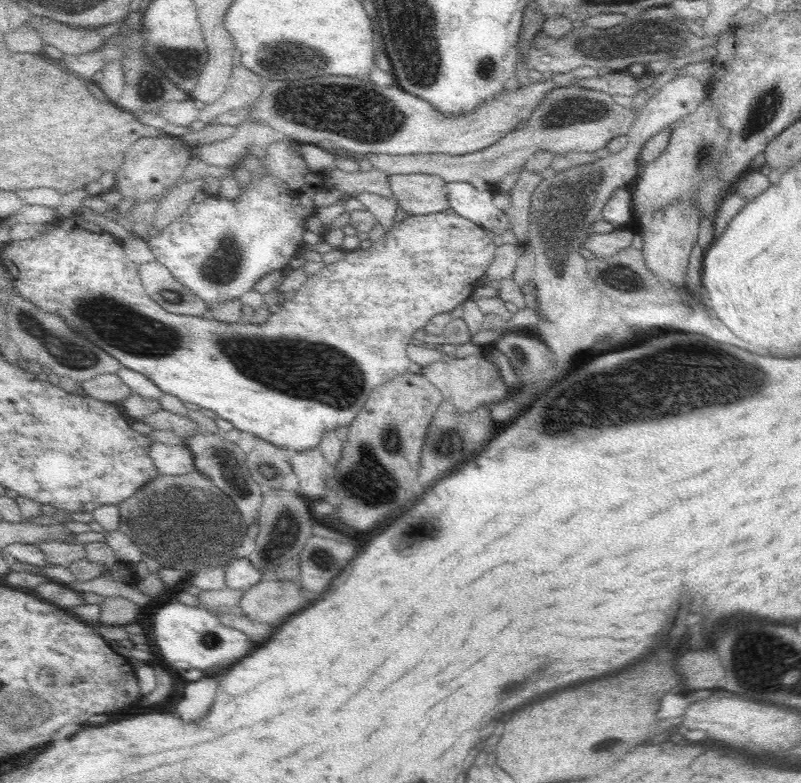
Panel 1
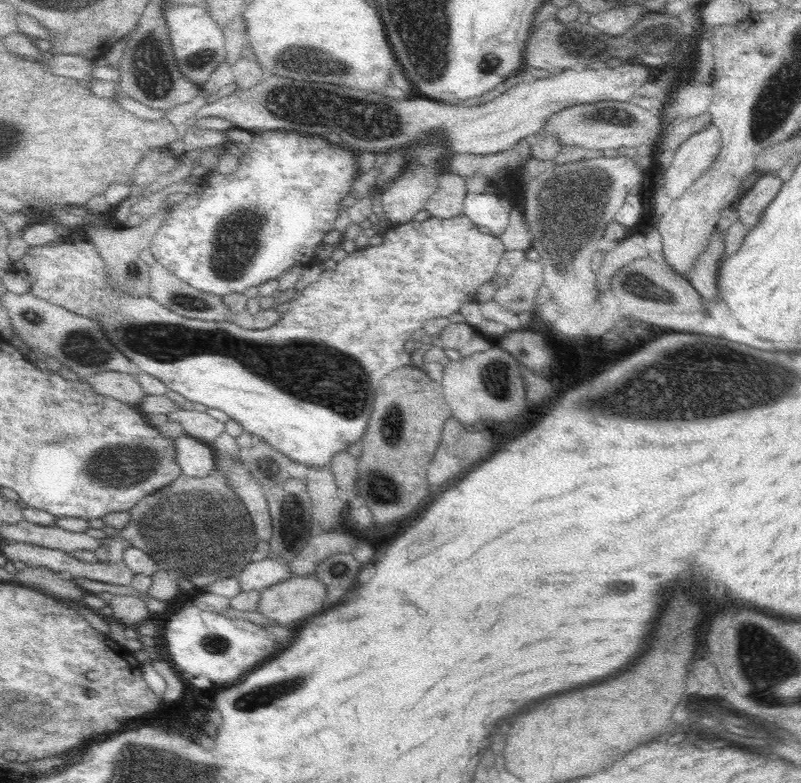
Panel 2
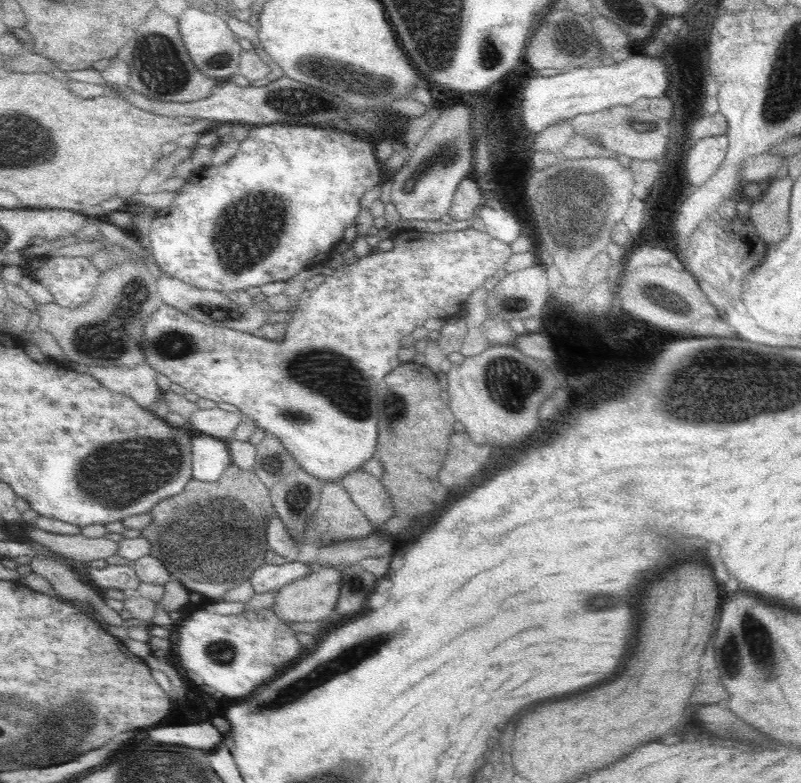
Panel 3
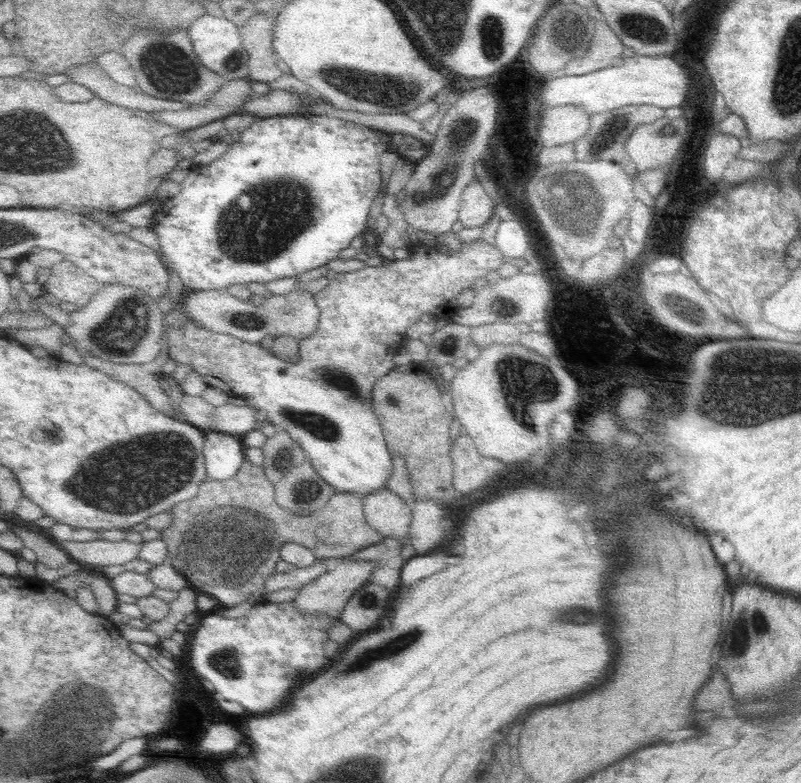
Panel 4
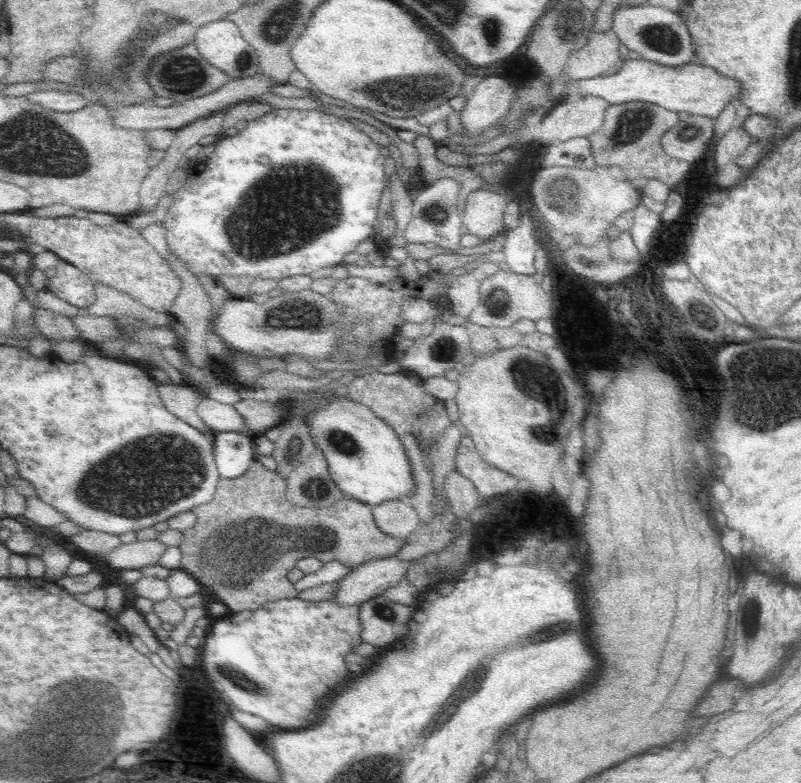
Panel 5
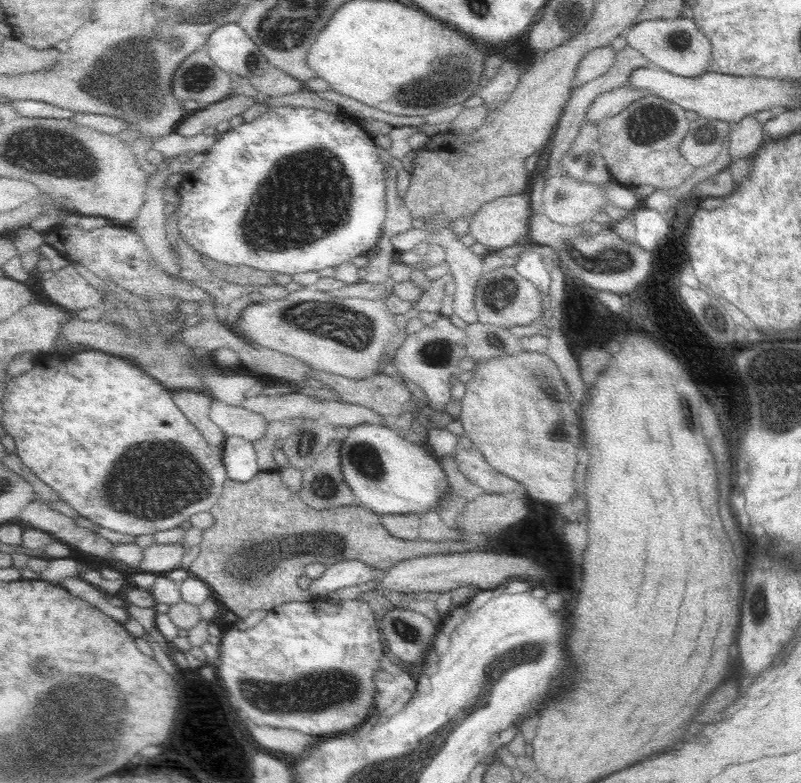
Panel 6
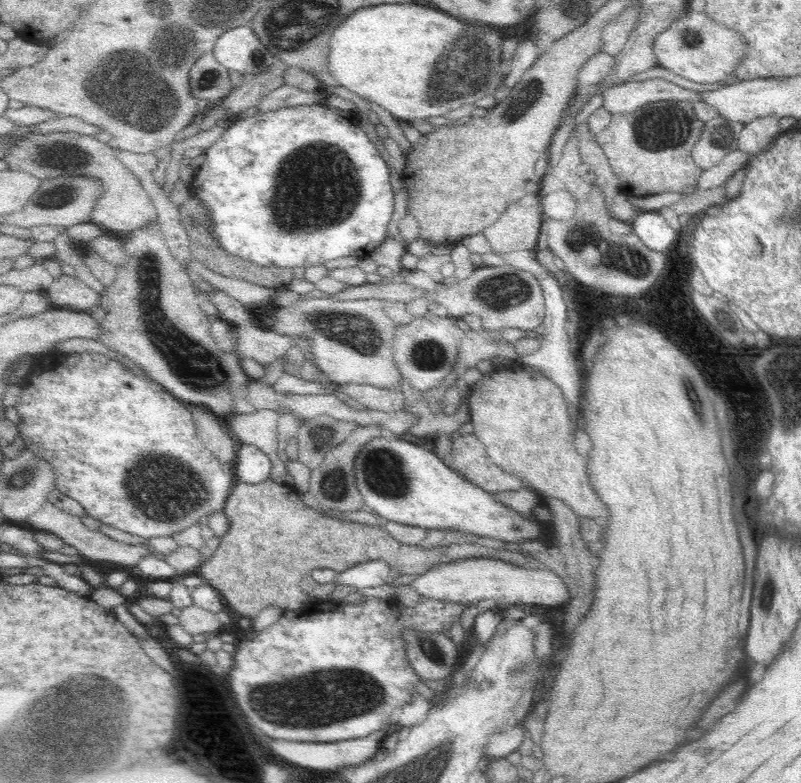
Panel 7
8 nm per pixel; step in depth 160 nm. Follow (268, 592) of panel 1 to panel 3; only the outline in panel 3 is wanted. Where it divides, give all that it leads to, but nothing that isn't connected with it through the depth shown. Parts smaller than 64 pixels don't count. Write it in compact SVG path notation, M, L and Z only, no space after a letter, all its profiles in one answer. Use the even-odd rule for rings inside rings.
M330 565L316 566L304 578L282 586L276 592L274 603L270 608L276 613L276 617L287 623L318 622L330 617L338 601L338 592L340 592L340 571L338 568Z

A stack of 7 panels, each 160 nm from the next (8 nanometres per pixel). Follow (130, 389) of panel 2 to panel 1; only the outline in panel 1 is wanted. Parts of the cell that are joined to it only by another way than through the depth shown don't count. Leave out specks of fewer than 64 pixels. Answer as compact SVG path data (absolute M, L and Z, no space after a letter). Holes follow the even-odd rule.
M99 374L78 382L85 394L96 400L117 404L131 394L130 388L114 374Z

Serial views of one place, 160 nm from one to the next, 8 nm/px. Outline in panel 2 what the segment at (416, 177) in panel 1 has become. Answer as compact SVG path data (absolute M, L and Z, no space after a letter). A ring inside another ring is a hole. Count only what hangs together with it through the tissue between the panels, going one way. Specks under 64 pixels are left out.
M450 172L436 176L436 190L424 202L422 210L432 217L452 218L462 214L462 202L466 196L466 180Z

